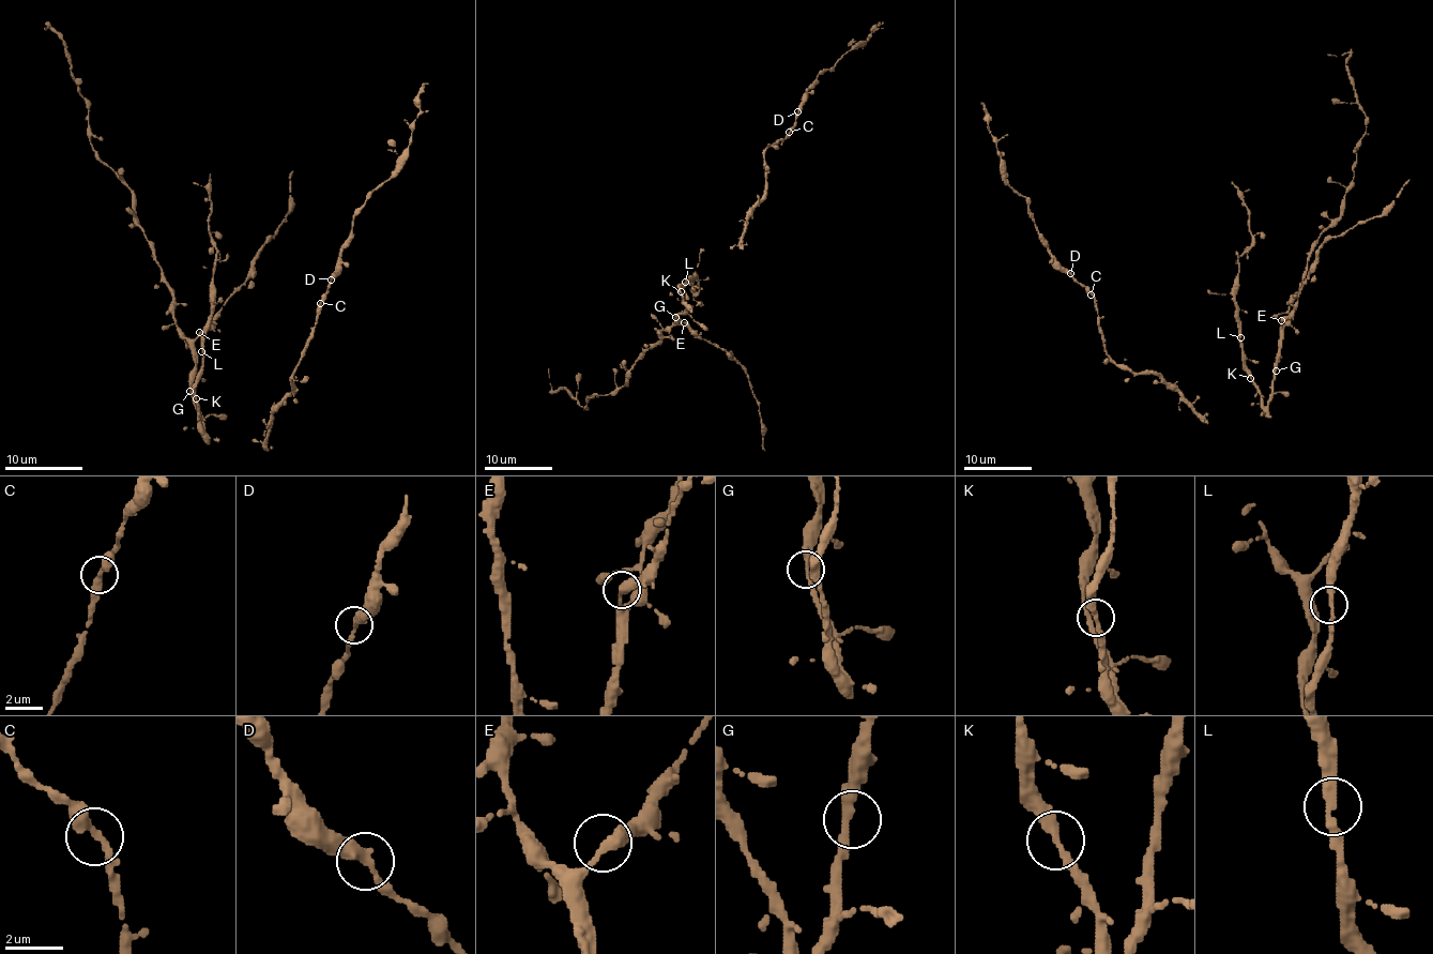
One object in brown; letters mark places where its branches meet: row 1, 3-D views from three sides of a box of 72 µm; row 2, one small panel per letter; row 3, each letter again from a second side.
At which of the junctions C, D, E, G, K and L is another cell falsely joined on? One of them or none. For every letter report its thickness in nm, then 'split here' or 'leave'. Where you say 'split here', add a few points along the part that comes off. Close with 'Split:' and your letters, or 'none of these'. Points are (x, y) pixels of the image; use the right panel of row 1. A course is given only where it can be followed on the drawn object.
C: 340 nm thick; leave
D: 320 nm thick; leave
E: 320 nm thick; leave
G: 320 nm thick; leave
K: 340 nm thick; leave
L: 320 nm thick; leave
Split: none of these

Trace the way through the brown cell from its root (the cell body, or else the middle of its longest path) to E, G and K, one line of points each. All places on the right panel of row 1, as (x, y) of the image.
E: (1261, 413), (1264, 413), (1269, 399), (1276, 356), (1281, 349), (1281, 320)
G: (1261, 413), (1266, 410), (1276, 370)
K: (1261, 413), (1264, 413), (1261, 393), (1250, 378)

